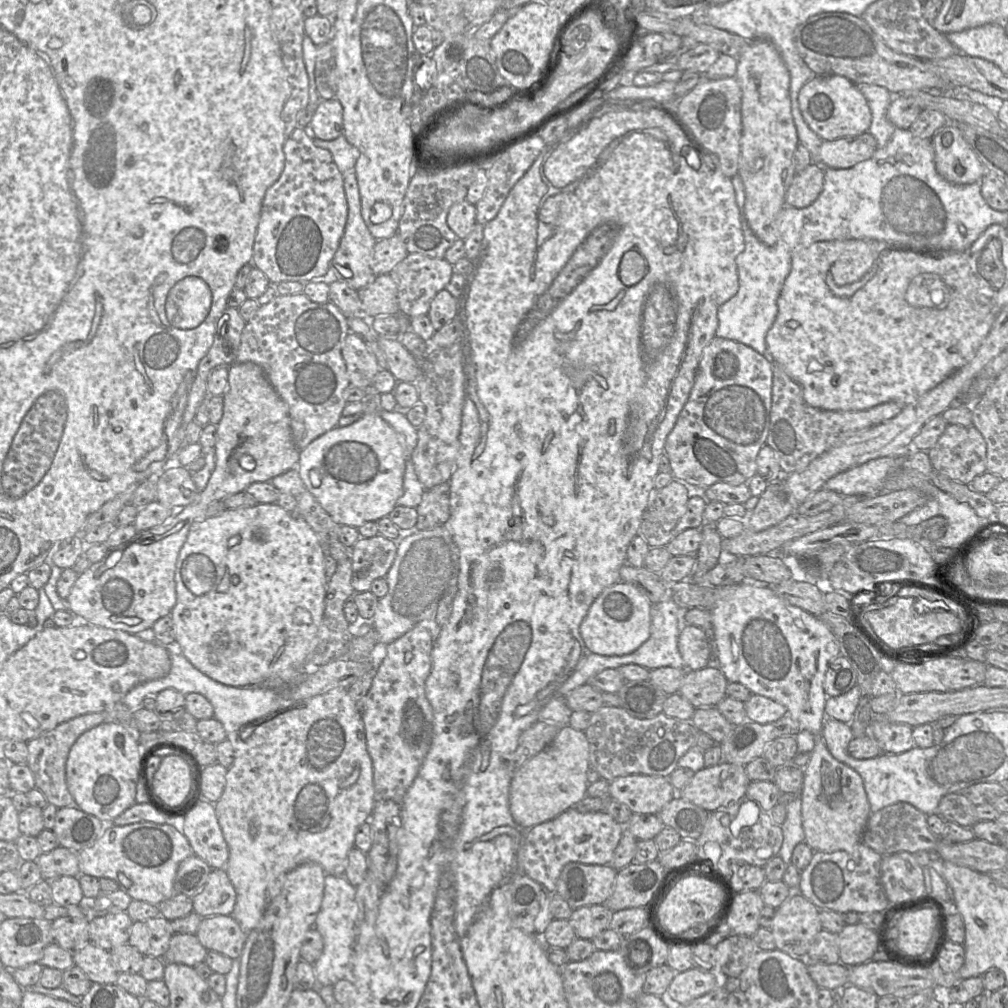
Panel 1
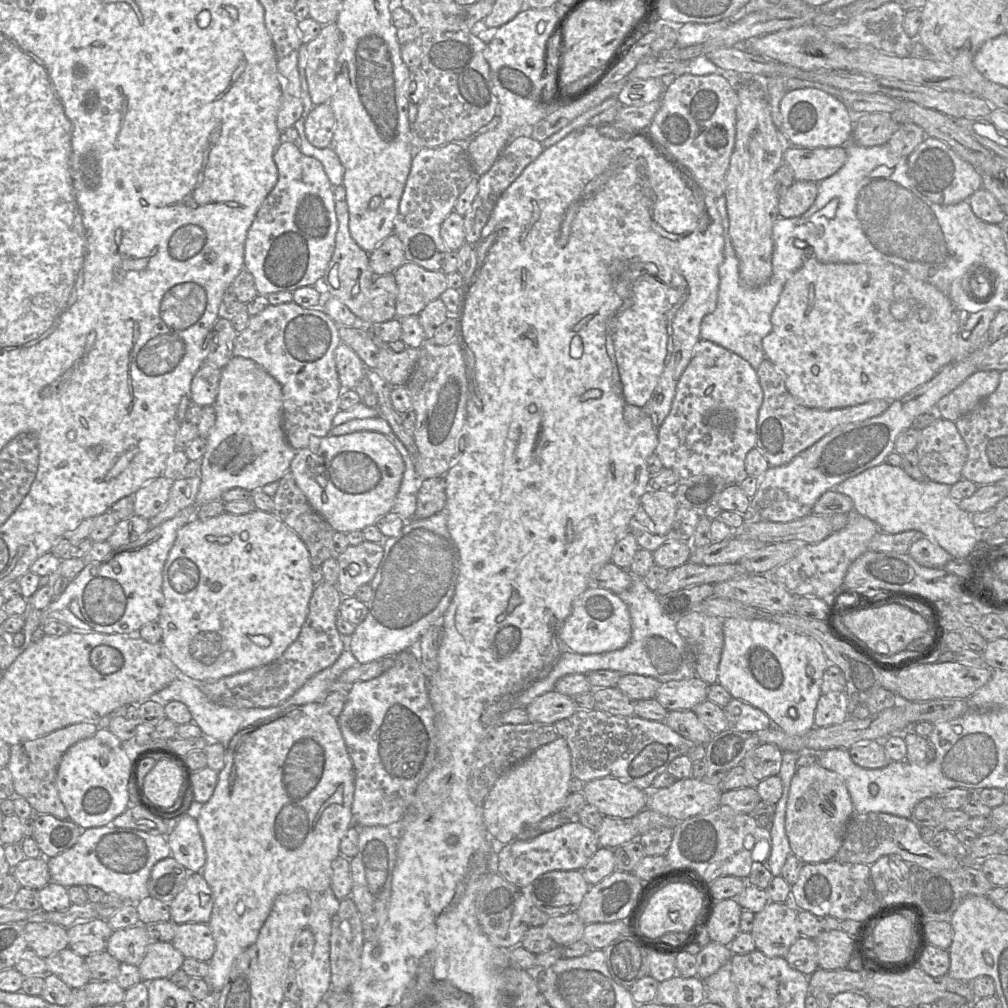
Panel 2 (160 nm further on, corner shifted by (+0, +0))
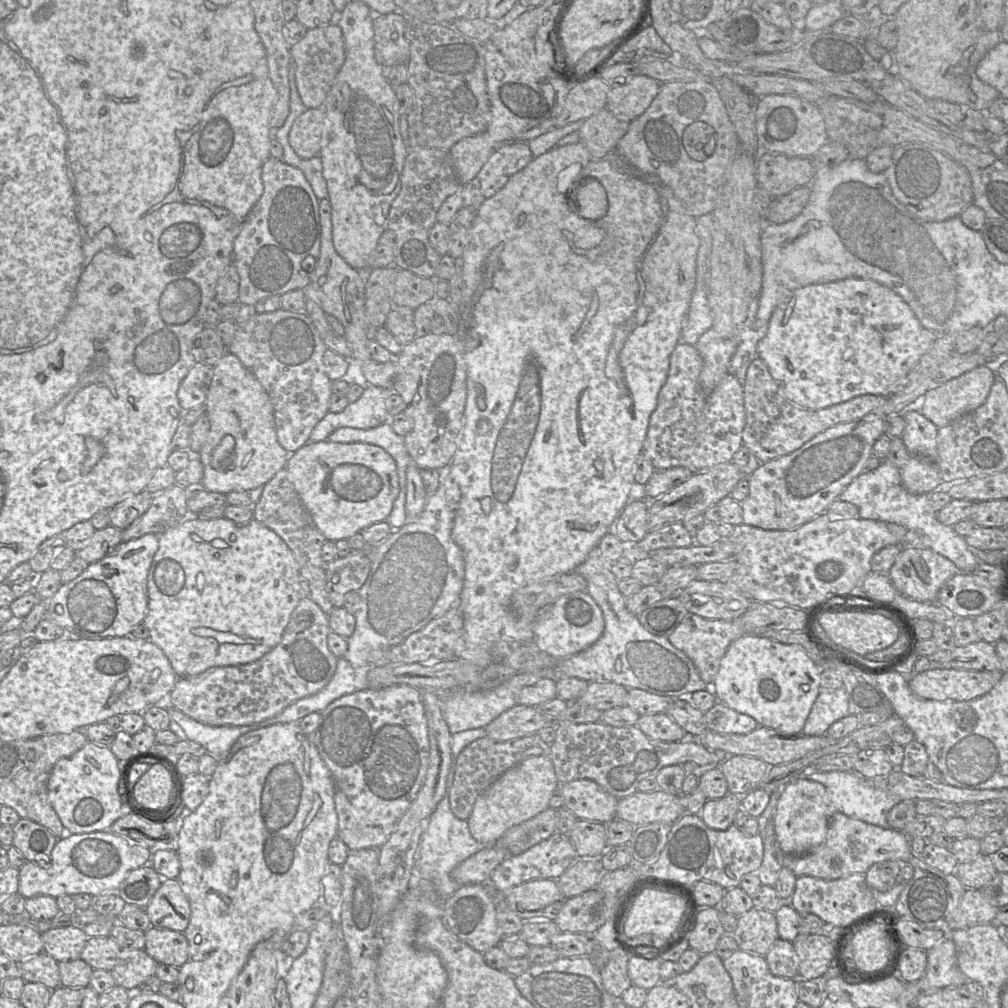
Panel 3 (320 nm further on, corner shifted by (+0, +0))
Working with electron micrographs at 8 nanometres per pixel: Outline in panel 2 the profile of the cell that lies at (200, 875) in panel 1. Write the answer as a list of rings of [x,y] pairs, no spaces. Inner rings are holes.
[[[168,857],[168,858],[165,858],[165,859],[162,859],[162,860],[159,860],[152,868],[151,870],[151,873],[150,873],[150,878],[148,880],[148,893],[149,893],[149,896],[150,897],[153,897],[153,898],[156,898],[160,901],[163,901],[163,902],[166,902],[166,903],[170,903],[174,897],[184,888],[185,886],[185,883],[186,883],[186,880],[188,878],[188,876],[191,874],[191,873],[197,873],[197,872],[192,872],[192,871],[189,871],[188,869],[186,869],[183,865],[181,865],[179,862],[177,862],[173,857]]]

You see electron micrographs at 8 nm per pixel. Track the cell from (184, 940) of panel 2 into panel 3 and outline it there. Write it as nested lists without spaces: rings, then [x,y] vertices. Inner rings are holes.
[[[151,926],[144,934],[144,950],[156,962],[180,967],[187,961],[188,941],[183,932]]]

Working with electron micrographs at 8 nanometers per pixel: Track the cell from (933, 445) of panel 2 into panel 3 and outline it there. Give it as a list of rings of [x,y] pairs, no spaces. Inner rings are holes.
[[[907,411],[903,417],[905,428],[901,439],[910,455],[936,463],[939,428],[918,411]]]

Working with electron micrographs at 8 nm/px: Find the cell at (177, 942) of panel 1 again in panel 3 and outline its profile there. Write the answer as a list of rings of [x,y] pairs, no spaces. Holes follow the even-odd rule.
[[[144,949],[124,950],[121,953],[121,962],[113,967],[110,972],[116,986],[134,989],[155,974],[158,964]]]

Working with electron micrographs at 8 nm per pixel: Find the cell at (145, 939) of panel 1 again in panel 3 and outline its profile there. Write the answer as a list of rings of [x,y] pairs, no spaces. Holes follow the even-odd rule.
[[[110,936],[89,938],[79,959],[89,964],[93,970],[112,970],[121,962],[124,951]]]

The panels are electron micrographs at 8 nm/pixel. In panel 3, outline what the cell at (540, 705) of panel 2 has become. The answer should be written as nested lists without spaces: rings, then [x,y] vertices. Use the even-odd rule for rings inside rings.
[[[517,704],[485,727],[486,736],[496,742],[530,736],[548,725],[553,725],[554,718],[556,717],[543,715],[536,707]]]

